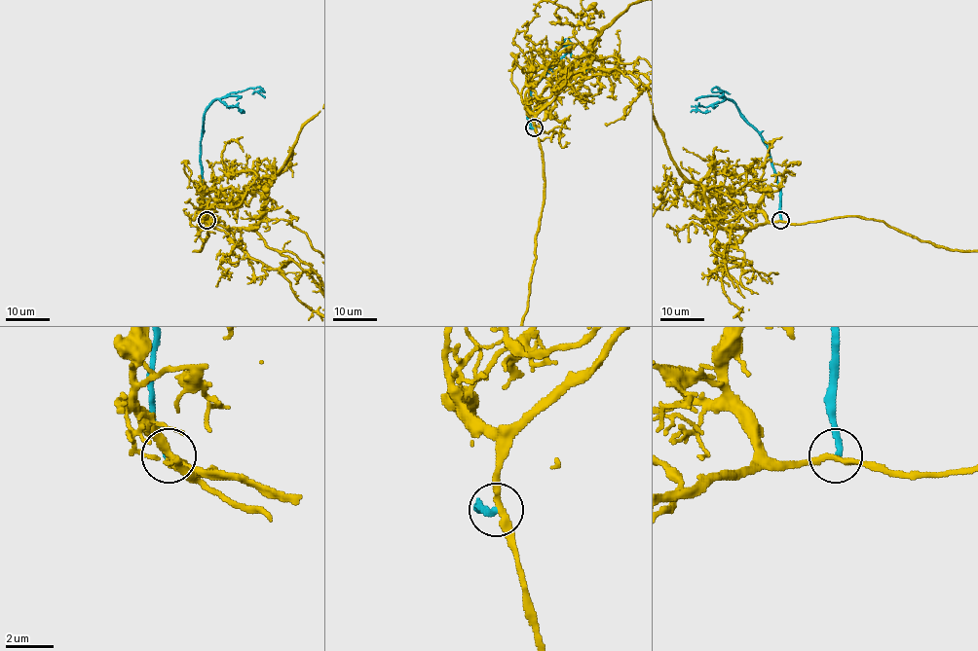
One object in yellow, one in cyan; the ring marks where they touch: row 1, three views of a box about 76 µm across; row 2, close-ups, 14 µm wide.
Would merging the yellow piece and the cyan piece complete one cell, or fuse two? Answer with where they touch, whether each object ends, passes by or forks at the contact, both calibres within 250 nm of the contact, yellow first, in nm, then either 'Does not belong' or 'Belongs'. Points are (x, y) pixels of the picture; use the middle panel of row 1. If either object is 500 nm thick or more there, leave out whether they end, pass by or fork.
Place: (534, 127). At the ring yellow passes by. At the ring cyan ends. Thickness 260 nm (yellow) against 240 nm. Does not belong

